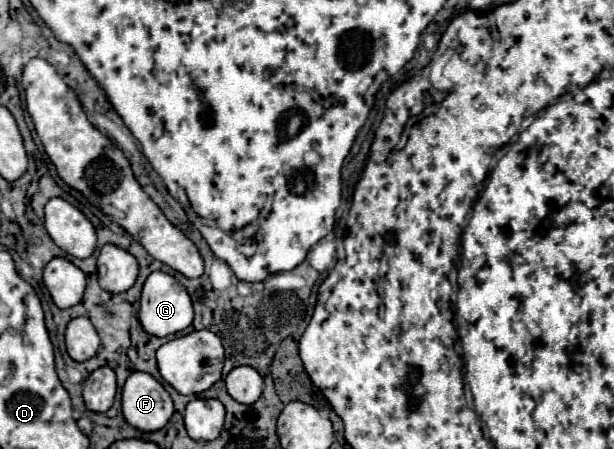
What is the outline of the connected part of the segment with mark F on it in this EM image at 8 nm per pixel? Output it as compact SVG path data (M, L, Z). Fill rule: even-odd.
M147 373L129 375L121 391L121 411L129 425L151 433L167 425L173 415L173 401L159 381Z

